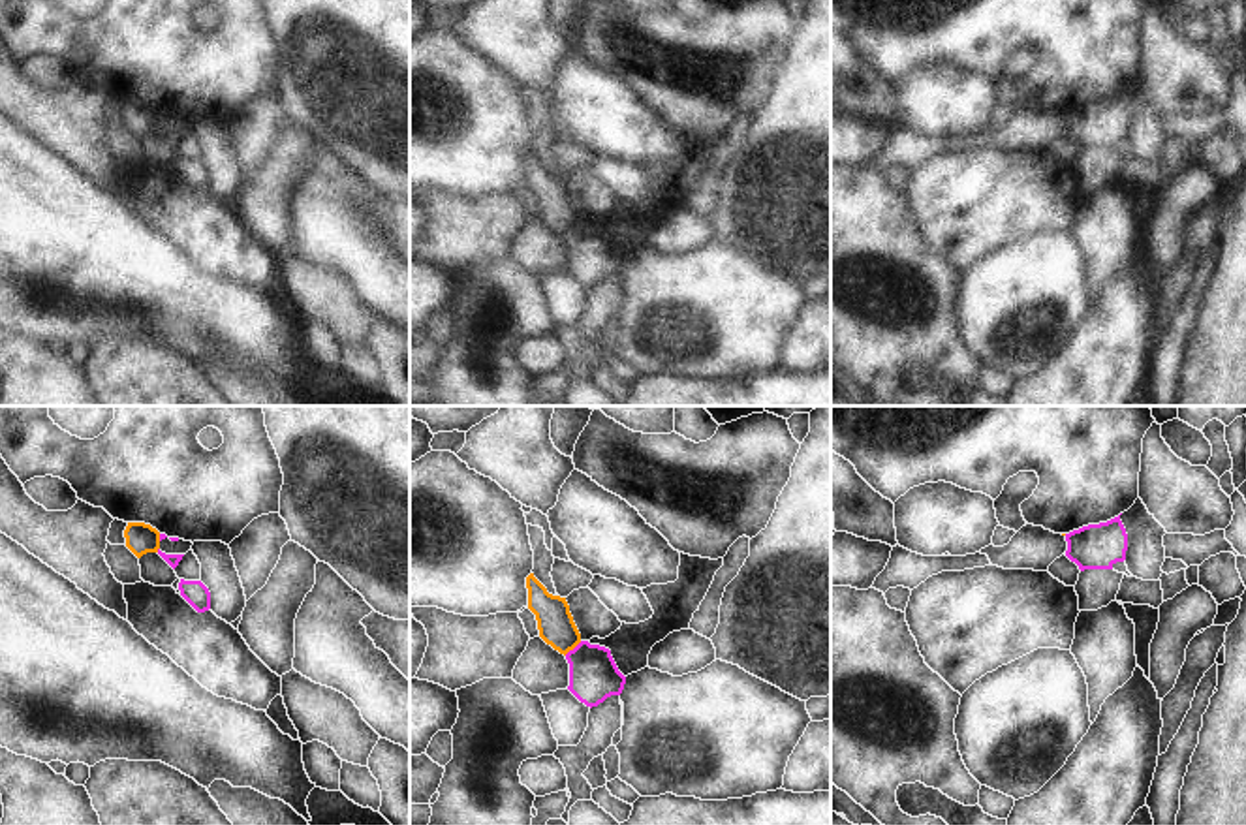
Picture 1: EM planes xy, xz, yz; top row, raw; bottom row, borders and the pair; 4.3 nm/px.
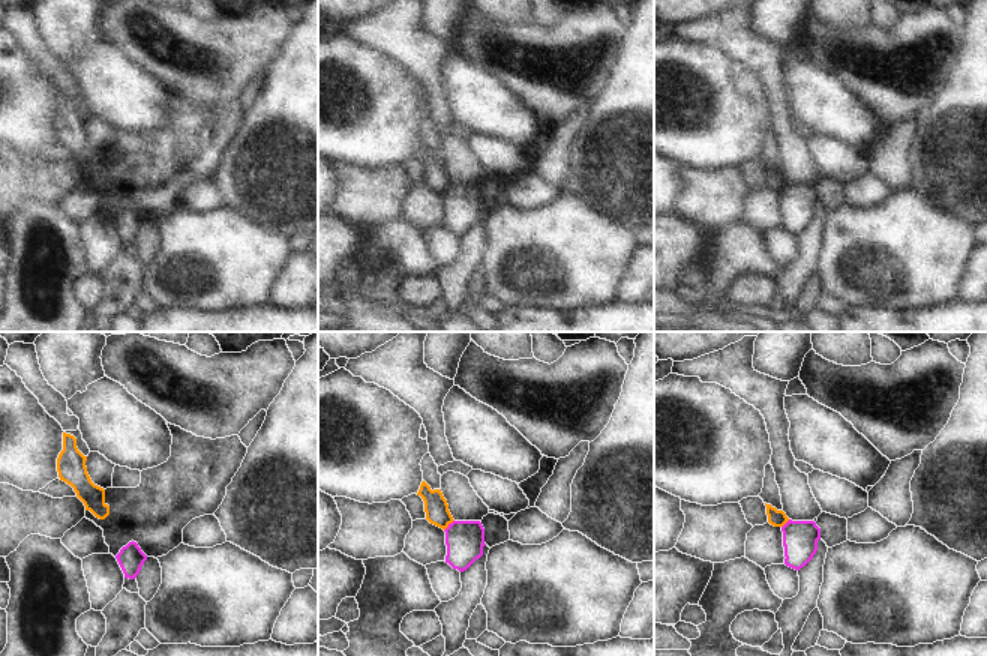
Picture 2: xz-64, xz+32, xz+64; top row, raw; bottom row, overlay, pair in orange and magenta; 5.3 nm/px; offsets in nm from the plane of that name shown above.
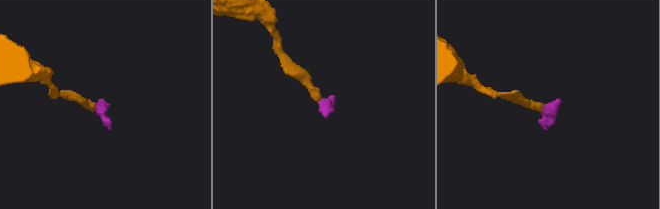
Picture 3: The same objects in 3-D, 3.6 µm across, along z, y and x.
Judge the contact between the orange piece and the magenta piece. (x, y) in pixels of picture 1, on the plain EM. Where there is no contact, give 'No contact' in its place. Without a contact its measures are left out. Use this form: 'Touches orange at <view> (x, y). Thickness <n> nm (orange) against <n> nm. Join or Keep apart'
Touches orange at xz (572, 228). Thickness 160 nm (orange) against 200 nm. Keep apart

